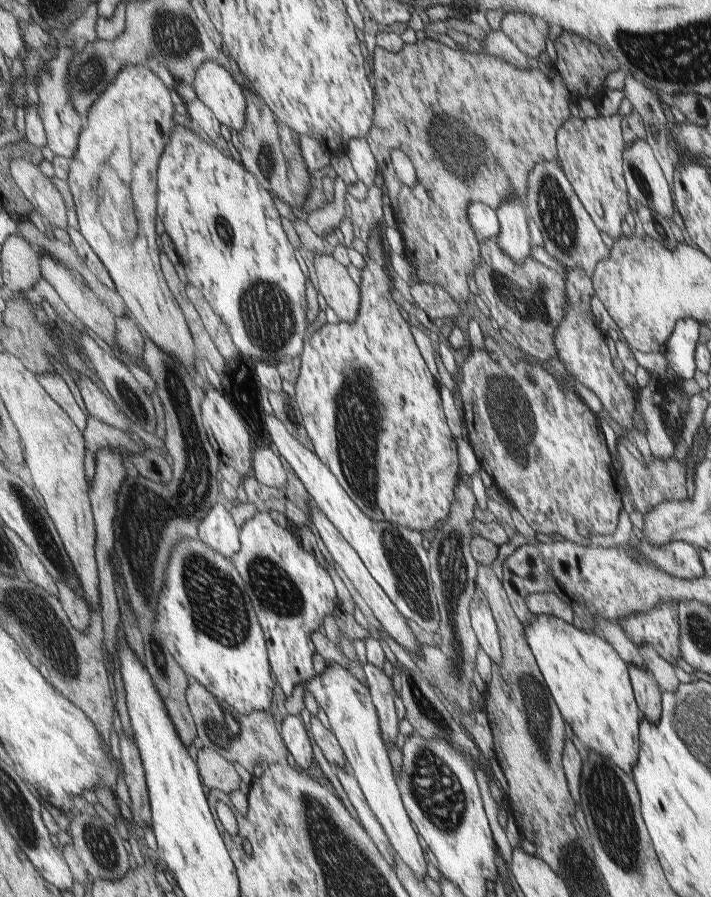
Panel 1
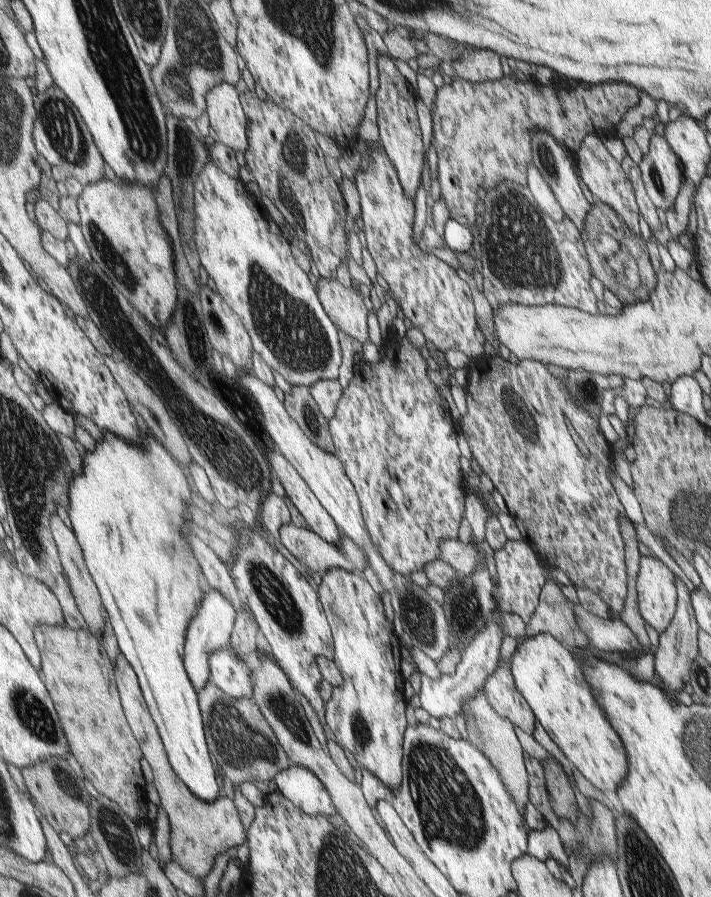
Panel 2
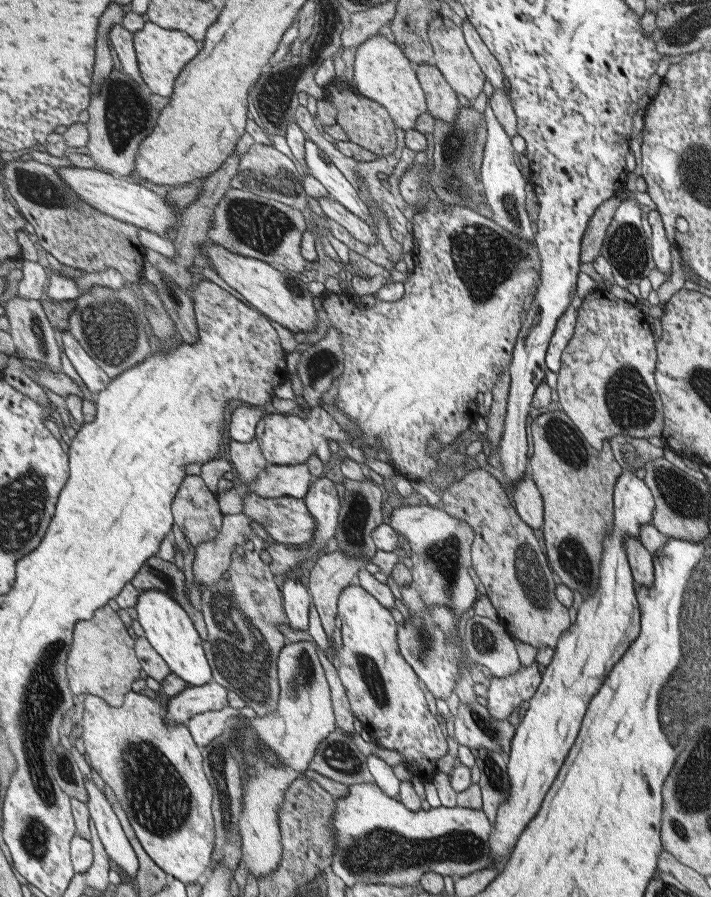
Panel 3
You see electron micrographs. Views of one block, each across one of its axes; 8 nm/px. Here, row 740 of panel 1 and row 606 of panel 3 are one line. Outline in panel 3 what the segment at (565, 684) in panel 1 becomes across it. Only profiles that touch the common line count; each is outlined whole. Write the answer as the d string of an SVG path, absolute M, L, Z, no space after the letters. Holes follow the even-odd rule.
M623 471L615 484L613 500L614 527L604 540L598 588L584 597L573 626L554 648L554 657L541 674L541 685L529 700L530 707L515 729L506 764L512 787L508 798L498 807L494 821L497 824L491 844L494 862L508 860L513 854L518 839L538 814L546 793L574 746L592 697L597 695L608 673L641 635L641 608L636 602L624 541L639 538L640 528L652 524L656 498L634 472Z

